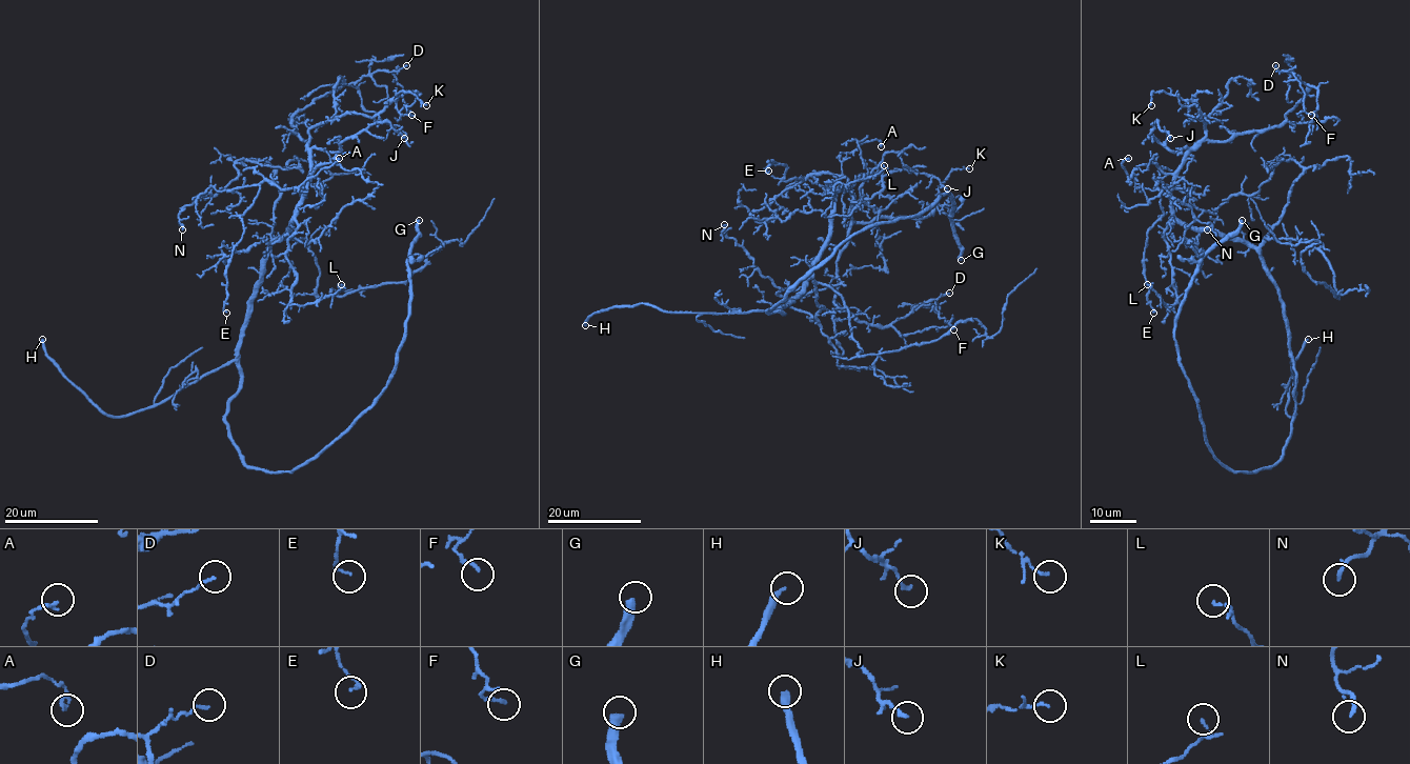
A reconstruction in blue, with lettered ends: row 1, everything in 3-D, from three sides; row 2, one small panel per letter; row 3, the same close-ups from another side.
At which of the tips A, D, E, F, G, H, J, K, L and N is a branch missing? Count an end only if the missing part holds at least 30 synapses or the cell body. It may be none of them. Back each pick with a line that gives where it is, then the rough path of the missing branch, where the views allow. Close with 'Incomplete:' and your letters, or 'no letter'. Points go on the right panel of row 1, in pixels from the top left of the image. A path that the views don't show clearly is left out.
G: Place: (1242, 220). Course of what is missing: (1242, 220), (1235, 183), (1219, 159), (1225, 146), (1217, 127), (1236, 117), (1240, 84), (1230, 78), (1205, 85)
H: Place: (1308, 339). Course of what is missing: (1308, 339), (1331, 313), (1335, 272), (1318, 252), (1329, 243), (1324, 245)
Incomplete: G, H

